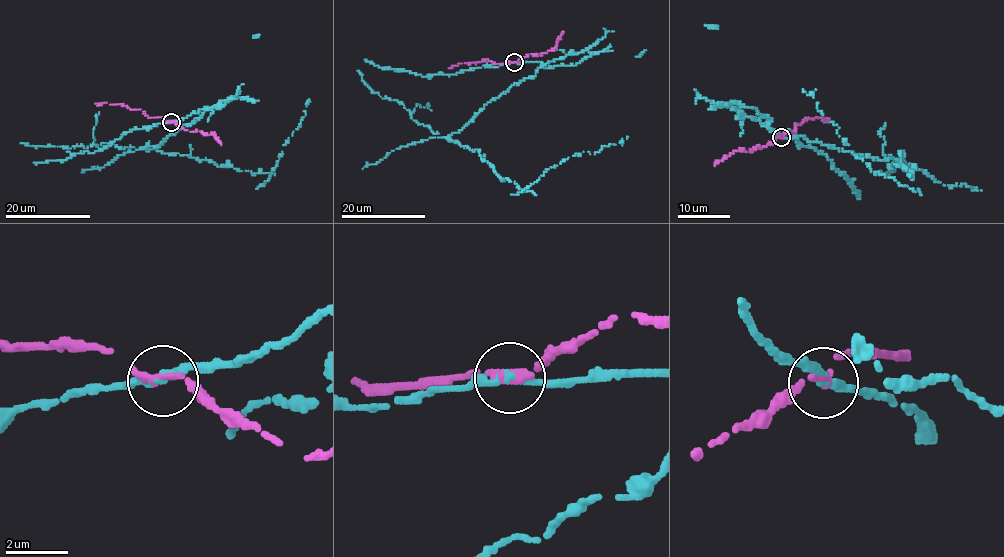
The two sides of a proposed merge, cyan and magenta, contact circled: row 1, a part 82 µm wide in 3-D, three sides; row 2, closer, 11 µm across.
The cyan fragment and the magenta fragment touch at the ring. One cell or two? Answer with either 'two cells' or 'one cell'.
two cells

